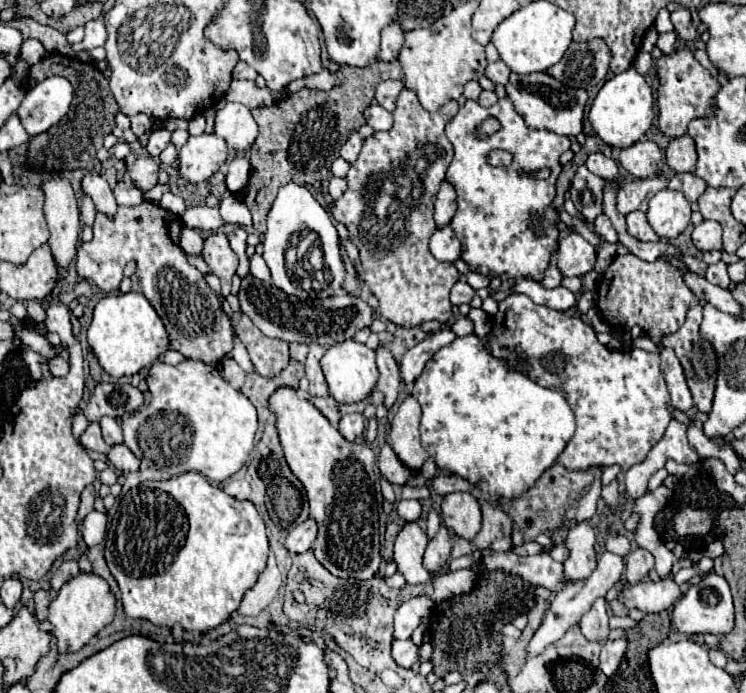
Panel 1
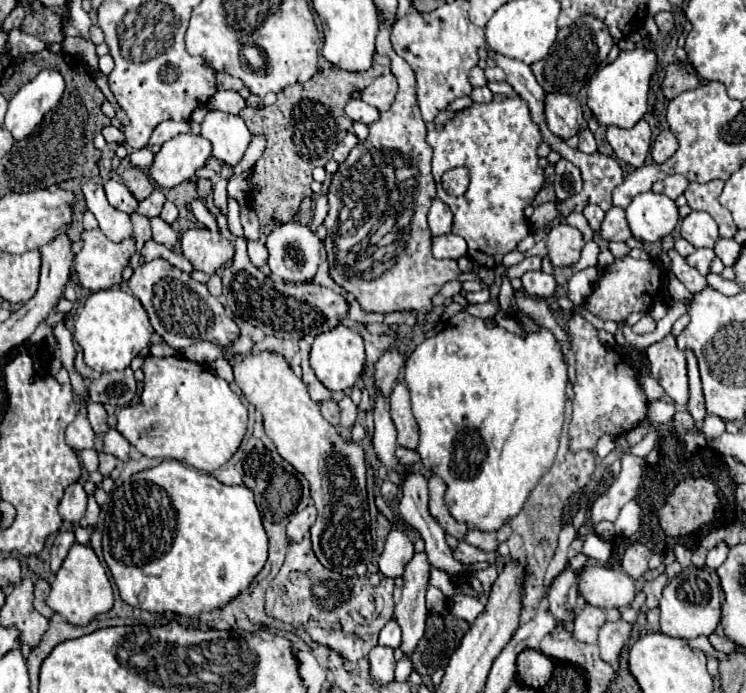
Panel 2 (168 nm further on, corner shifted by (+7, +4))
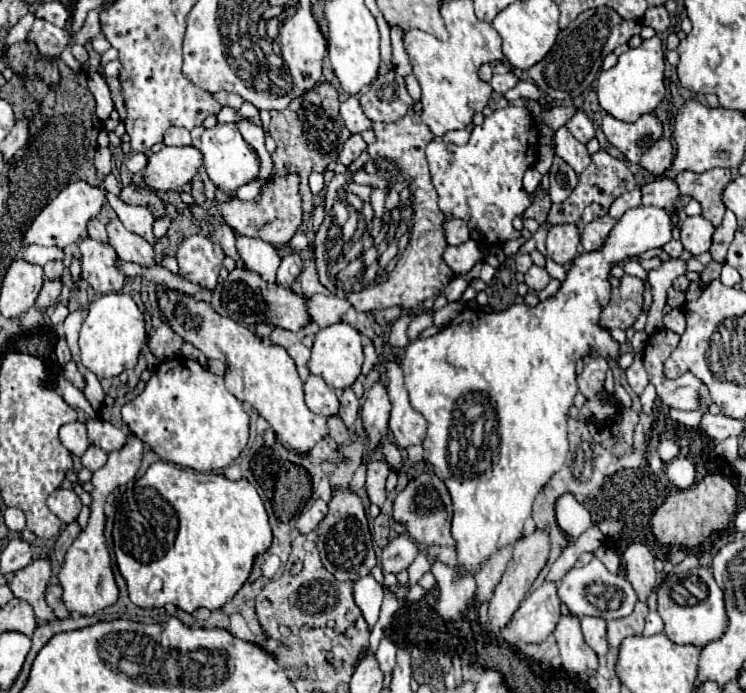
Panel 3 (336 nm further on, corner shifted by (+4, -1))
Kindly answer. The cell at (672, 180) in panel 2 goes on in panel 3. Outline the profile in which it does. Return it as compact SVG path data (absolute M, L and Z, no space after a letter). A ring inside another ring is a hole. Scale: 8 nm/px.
M655 178L641 186L641 204L643 206L657 206L667 212L673 212L675 200L679 198L677 184L671 178Z

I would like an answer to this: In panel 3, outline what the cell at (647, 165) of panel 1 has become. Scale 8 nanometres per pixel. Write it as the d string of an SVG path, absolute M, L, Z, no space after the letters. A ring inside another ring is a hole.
M605 112L601 128L607 140L619 148L631 164L637 164L641 156L663 136L663 124L655 114L643 114L639 120L627 124Z

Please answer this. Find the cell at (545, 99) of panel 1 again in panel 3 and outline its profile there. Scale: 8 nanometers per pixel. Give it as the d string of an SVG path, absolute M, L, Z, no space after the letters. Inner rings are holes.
M561 126L555 134L555 152L557 152L557 156L561 156L575 170L577 176L587 168L587 164L591 160L589 152L587 152L587 146L581 144L579 140L575 140L567 132L565 126Z

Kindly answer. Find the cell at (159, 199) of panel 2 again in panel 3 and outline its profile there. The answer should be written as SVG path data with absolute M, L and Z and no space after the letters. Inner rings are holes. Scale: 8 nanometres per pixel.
M109 194L107 200L109 200L111 208L117 212L119 220L123 222L123 226L125 226L127 230L131 230L131 232L143 236L149 244L155 244L157 238L155 238L153 232L151 232L153 222L155 222L155 216L153 216L147 208L143 208L143 206L129 206L129 204L121 202L121 200L119 200L117 196L113 196L113 194Z

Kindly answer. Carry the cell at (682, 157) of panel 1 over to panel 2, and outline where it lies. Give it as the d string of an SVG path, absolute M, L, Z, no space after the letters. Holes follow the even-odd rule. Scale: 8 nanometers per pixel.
M662 131L652 145L652 159L656 163L668 161L678 151L678 139L672 135L672 131Z

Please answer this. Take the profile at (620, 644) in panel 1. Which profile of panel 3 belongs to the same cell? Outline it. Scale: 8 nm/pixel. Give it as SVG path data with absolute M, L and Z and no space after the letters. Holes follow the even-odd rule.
M637 602L631 616L623 616L619 620L609 620L607 622L607 640L609 640L609 644L613 648L619 648L623 638L641 634L643 626L645 626L645 616L647 616L647 604Z

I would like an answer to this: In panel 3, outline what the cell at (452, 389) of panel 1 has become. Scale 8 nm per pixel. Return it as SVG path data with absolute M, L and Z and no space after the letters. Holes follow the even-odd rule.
M637 206L637 208L631 208L631 210L627 210L617 220L615 228L611 230L611 236L607 236L607 240L603 242L603 248L599 248L595 252L579 254L571 262L571 268L567 270L567 276L561 282L561 288L551 298L539 302L537 306L529 306L529 308L525 308L525 304L513 304L507 310L501 310L499 314L497 312L483 312L483 310L463 310L443 330L439 330L437 334L425 338L425 340L415 340L415 342L407 344L405 358L401 362L403 374L405 374L405 388L409 392L409 398L411 398L411 404L415 406L415 410L419 410L425 416L425 420L427 420L427 438L423 440L423 448L425 448L425 458L423 460L445 482L445 486L449 488L449 494L453 498L453 528L451 528L451 536L457 542L457 562L459 562L457 564L457 570L459 570L457 578L463 576L463 574L471 574L473 576L491 554L495 554L503 546L515 544L521 538L523 524L531 516L531 506L533 506L535 496L549 482L549 478L565 464L565 458L567 458L567 452L569 452L567 450L567 414L569 414L569 408L573 404L575 394L579 392L577 390L577 380L575 380L577 362L583 360L585 356L589 356L591 352L595 352L597 356L601 356L605 360L613 360L613 362L619 360L619 344L611 338L611 332L599 324L601 312L607 306L607 300L611 296L611 284L609 284L611 266L621 264L621 262L625 262L629 258L637 258L639 254L643 254L647 250L661 248L669 240L671 240L671 214L667 210L655 208L655 206ZM471 408L479 410L481 414L479 416L471 414ZM467 410L471 414L471 424L463 424Z

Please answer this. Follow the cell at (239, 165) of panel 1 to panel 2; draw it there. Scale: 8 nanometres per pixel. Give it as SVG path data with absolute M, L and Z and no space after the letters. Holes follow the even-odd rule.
M220 177L220 179L216 181L216 185L214 185L214 193L212 193L216 209L218 209L220 213L224 213L224 215L226 215L226 201L228 201L228 199L226 199L226 185L228 185L228 179Z

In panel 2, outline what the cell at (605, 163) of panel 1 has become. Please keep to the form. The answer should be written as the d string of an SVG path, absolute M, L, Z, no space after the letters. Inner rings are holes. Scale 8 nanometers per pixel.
M588 129L580 131L578 137L580 137L580 145L578 145L578 149L580 149L582 153L588 153L588 155L596 153L596 141L594 141L594 135L592 135Z

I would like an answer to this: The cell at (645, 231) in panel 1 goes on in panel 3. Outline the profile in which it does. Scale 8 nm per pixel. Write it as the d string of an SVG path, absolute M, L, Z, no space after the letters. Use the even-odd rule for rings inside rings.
M601 216L601 218L595 218L593 222L585 224L583 230L581 230L581 246L585 252L591 252L591 250L597 250L603 246L607 234L611 232L611 228L617 224L617 220L613 220L611 216Z

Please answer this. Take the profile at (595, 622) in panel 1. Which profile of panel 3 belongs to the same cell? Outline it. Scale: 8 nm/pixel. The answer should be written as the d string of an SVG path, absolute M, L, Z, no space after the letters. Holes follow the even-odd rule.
M585 616L581 620L581 630L585 636L585 642L599 654L607 654L609 644L607 644L607 634L605 634L605 620L595 618L595 616Z

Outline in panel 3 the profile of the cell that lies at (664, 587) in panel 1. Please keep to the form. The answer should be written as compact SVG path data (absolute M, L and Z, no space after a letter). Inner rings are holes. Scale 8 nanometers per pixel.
M593 556L593 560L585 566L571 568L561 578L561 582L557 586L557 596L569 608L569 612L573 612L577 616L599 616L599 618L605 618L605 620L631 614L633 602L635 602L631 584L623 576L611 574L597 556Z

